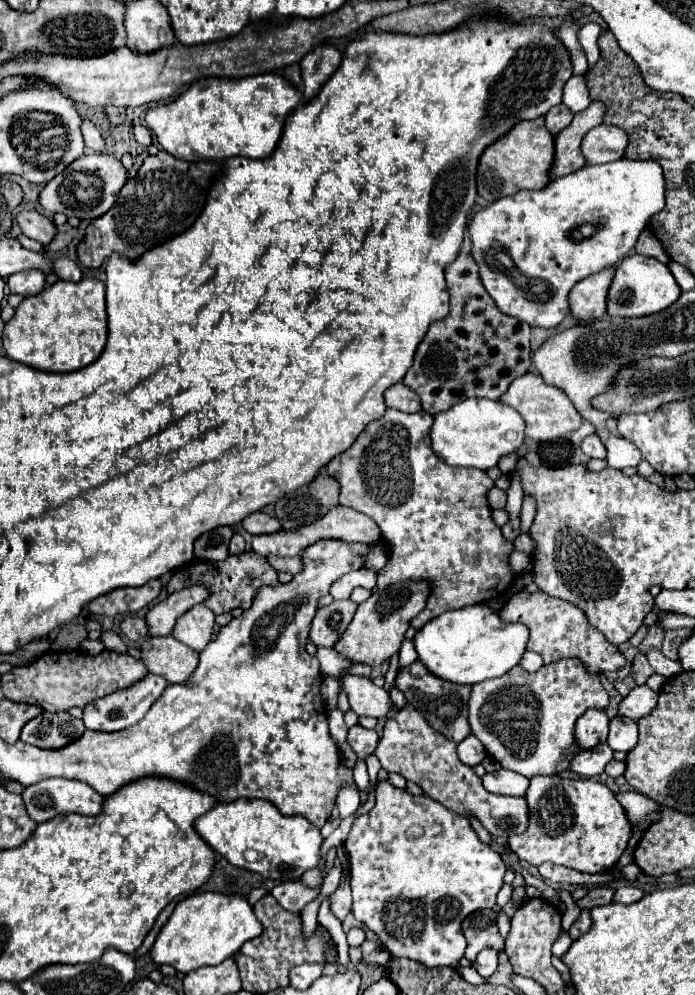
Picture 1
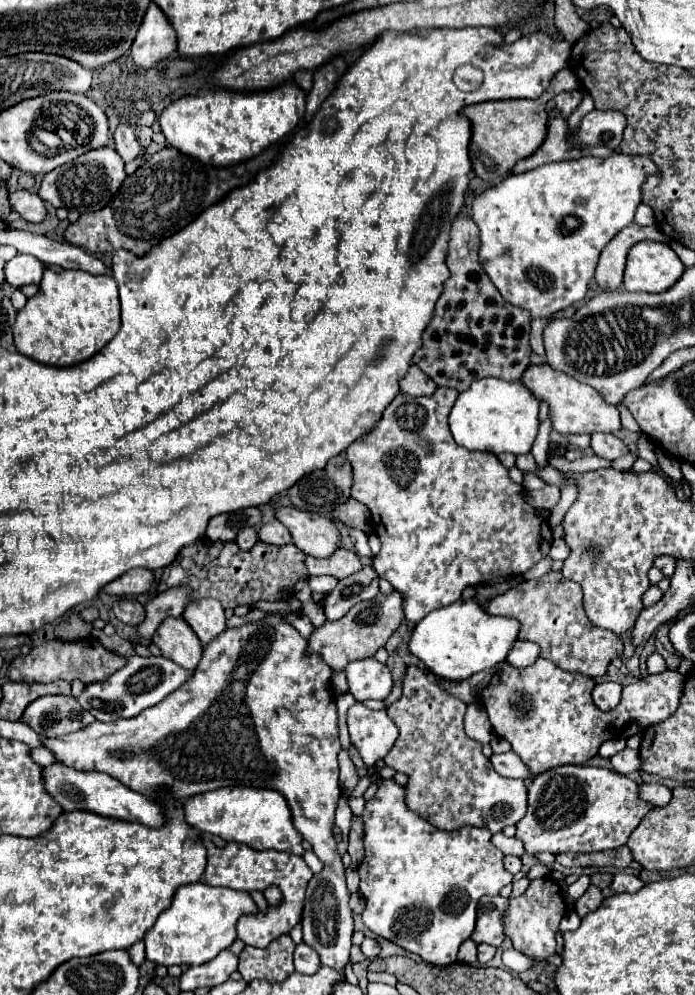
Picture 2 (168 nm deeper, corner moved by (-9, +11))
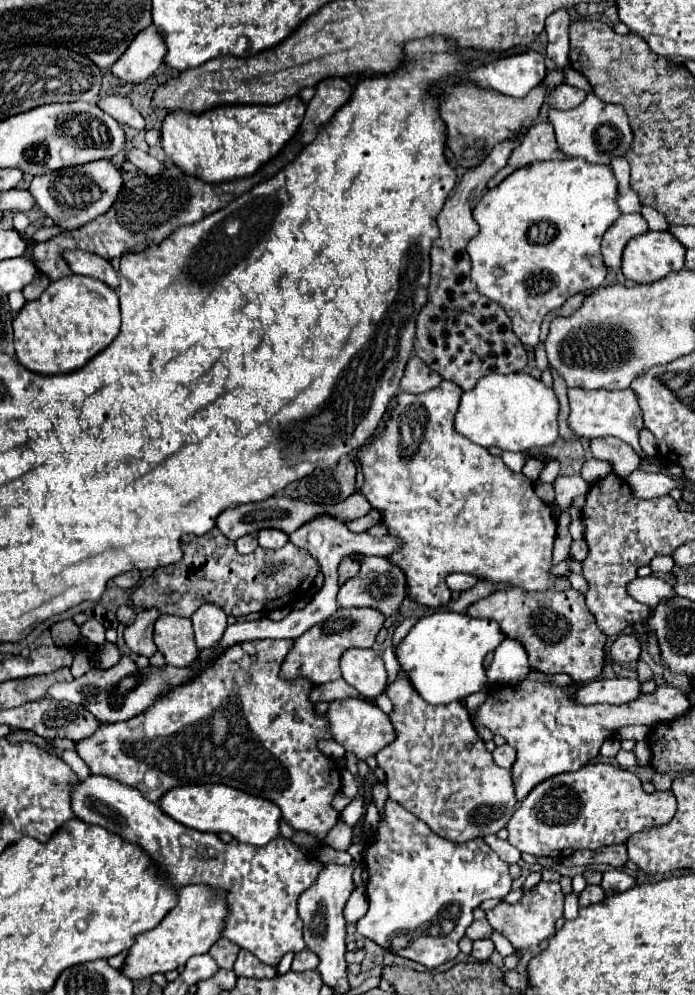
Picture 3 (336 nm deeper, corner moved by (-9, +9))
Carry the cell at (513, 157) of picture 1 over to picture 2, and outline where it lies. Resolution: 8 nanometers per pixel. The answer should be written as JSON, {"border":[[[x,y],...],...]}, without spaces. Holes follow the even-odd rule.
{"border":[[[560,69],[556,77],[552,77],[548,89],[542,93],[540,99],[512,99],[512,101],[486,101],[486,103],[476,103],[470,107],[464,107],[460,115],[464,115],[470,125],[472,125],[472,139],[470,139],[470,161],[472,169],[478,177],[484,181],[500,181],[504,179],[516,161],[532,155],[544,141],[546,137],[546,103],[550,97],[562,93],[564,89],[576,89],[578,77],[570,69]]]}

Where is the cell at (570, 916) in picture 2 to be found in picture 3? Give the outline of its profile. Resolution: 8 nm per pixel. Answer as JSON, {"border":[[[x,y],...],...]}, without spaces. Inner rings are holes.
{"border":[[[570,893],[568,897],[566,897],[566,905],[564,905],[564,919],[566,921],[572,921],[572,919],[576,919],[578,917],[578,897],[574,895],[574,893]]]}

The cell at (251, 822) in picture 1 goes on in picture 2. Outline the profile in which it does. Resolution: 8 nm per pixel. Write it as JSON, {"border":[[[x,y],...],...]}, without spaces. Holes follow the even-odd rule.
{"border":[[[224,787],[208,793],[192,795],[182,803],[184,819],[190,827],[200,833],[220,835],[224,841],[246,843],[254,849],[276,849],[302,855],[302,835],[294,829],[290,807],[280,793],[272,789],[250,789],[250,787]]]}

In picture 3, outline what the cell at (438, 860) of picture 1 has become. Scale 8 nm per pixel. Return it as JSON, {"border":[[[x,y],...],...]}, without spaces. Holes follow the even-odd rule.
{"border":[[[386,801],[382,819],[376,827],[376,841],[364,853],[364,867],[368,869],[366,895],[370,901],[368,913],[356,923],[360,935],[376,941],[384,949],[418,961],[430,969],[452,961],[460,949],[458,941],[472,923],[472,911],[486,899],[506,897],[512,887],[508,863],[502,861],[484,839],[470,839],[466,843],[448,841],[430,831],[426,823],[410,815],[396,801]]]}

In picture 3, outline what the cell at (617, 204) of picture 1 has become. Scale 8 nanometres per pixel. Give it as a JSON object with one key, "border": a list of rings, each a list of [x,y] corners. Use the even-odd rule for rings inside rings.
{"border":[[[562,159],[562,161],[540,161],[540,163],[532,163],[532,165],[528,165],[528,167],[522,167],[520,171],[514,171],[508,179],[504,179],[504,183],[500,183],[500,187],[490,189],[490,191],[478,201],[478,205],[474,207],[474,221],[480,225],[480,233],[478,233],[478,235],[468,243],[468,247],[466,247],[466,249],[468,249],[468,255],[470,255],[470,259],[472,259],[472,279],[474,279],[474,283],[478,285],[478,291],[480,291],[480,293],[484,293],[488,299],[498,301],[498,303],[504,307],[504,311],[506,311],[508,317],[512,319],[516,337],[518,337],[524,345],[532,345],[532,347],[538,345],[538,341],[540,341],[538,335],[540,335],[540,323],[542,323],[542,319],[544,319],[550,311],[562,307],[568,297],[572,297],[572,295],[576,295],[576,293],[582,293],[582,291],[594,291],[594,289],[598,289],[598,287],[602,285],[602,281],[605,280],[606,271],[608,271],[608,269],[604,267],[601,254],[601,240],[602,235],[608,231],[608,227],[622,215],[622,211],[620,211],[620,207],[618,207],[616,201],[618,201],[618,181],[616,181],[614,171],[612,171],[610,165],[596,165],[596,163],[588,163],[588,161],[584,161],[584,159]],[[540,221],[546,221],[546,223],[550,223],[550,225],[556,229],[556,235],[554,235],[554,239],[552,239],[550,243],[530,243],[528,237],[526,237],[528,229],[530,229],[534,223],[540,223]]]}

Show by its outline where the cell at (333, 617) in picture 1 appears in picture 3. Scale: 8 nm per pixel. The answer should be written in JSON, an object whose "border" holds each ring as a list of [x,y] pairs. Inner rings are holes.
{"border":[[[364,557],[360,561],[360,573],[352,579],[348,579],[340,591],[338,591],[338,607],[350,609],[350,607],[372,607],[390,617],[394,611],[398,611],[400,603],[406,599],[404,591],[404,573],[398,567],[392,567],[382,557]]]}

